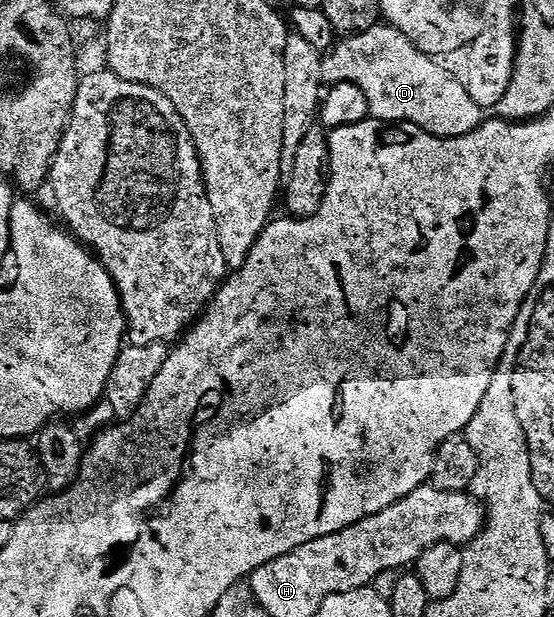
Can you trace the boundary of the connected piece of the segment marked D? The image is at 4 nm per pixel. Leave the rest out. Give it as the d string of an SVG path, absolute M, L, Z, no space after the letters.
M379 25L359 35L343 38L323 58L322 77L330 85L351 82L352 85L359 86L368 99L370 115L383 123L411 123L441 139L472 133L481 123L486 122L487 112L482 112L481 105L470 96L469 89L456 76L449 75L438 63L441 62L437 58L424 54L395 27Z

